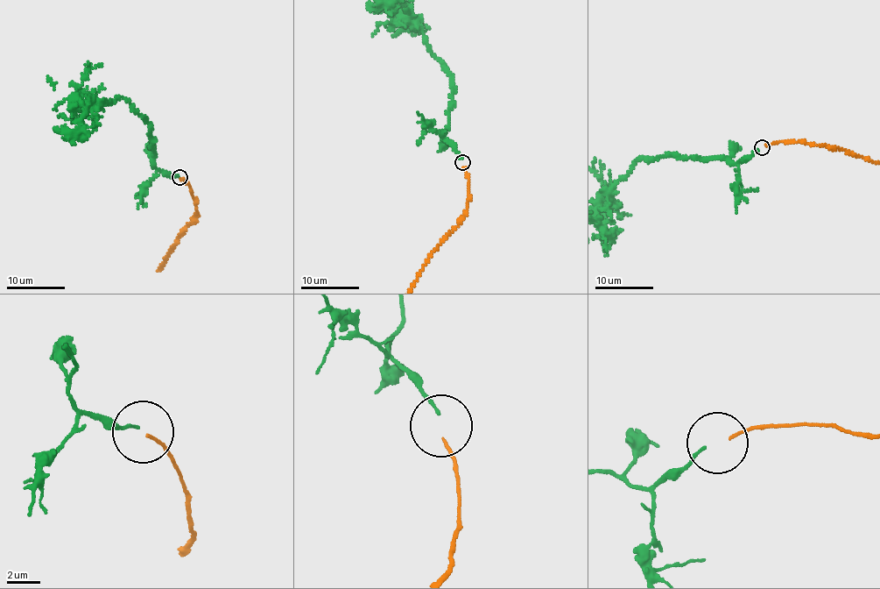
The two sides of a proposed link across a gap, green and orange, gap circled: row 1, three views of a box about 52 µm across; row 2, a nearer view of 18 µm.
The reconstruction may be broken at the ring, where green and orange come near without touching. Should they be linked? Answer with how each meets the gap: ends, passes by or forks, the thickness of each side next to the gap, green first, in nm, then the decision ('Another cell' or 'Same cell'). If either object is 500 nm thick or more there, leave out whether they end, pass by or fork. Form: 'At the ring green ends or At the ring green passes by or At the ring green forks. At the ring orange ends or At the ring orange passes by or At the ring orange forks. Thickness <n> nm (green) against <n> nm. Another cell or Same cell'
At the ring green ends. At the ring orange ends. Thickness 170 nm (green) against 170 nm. Same cell

